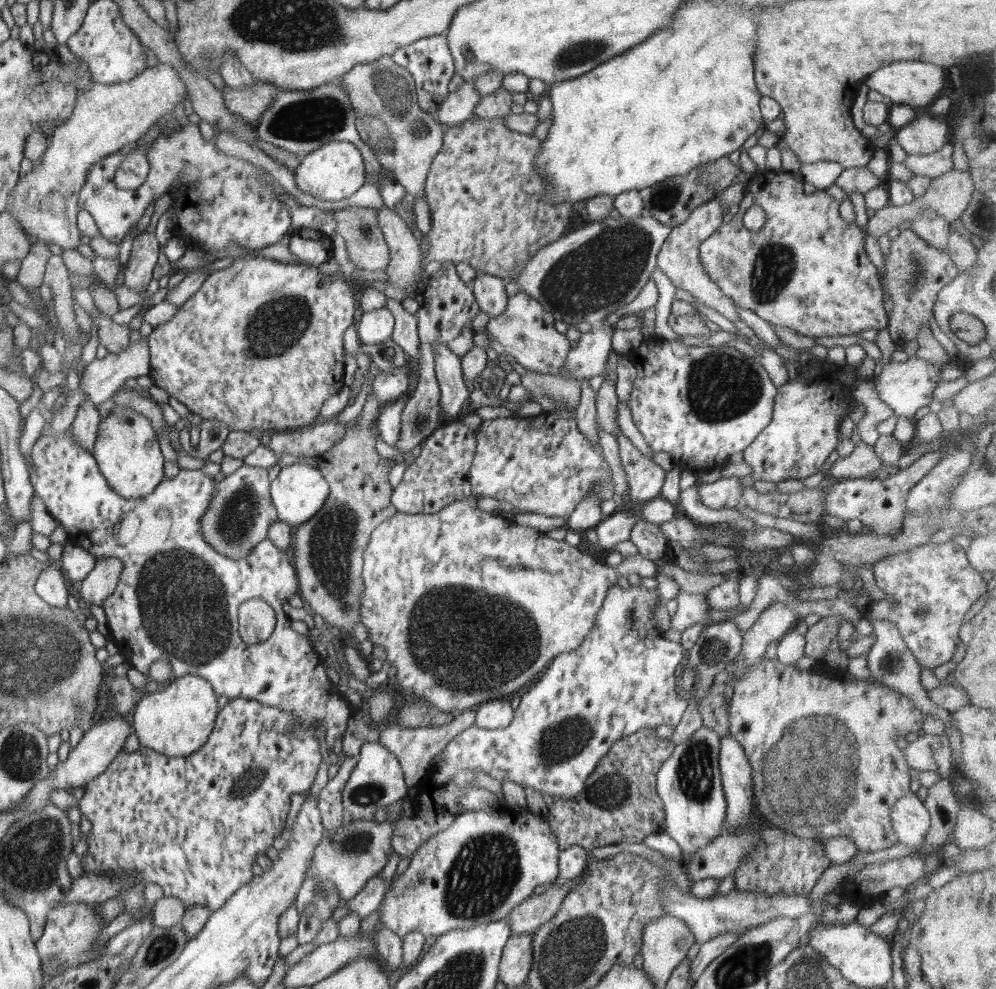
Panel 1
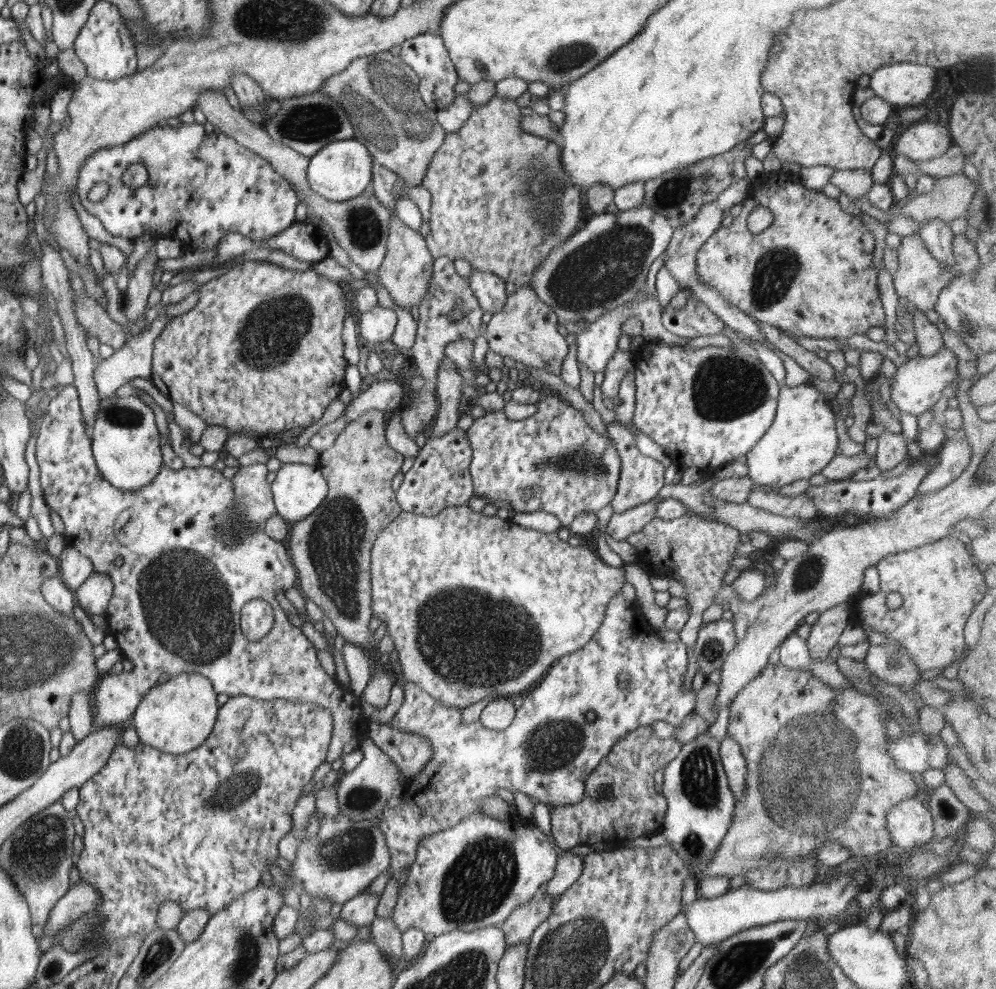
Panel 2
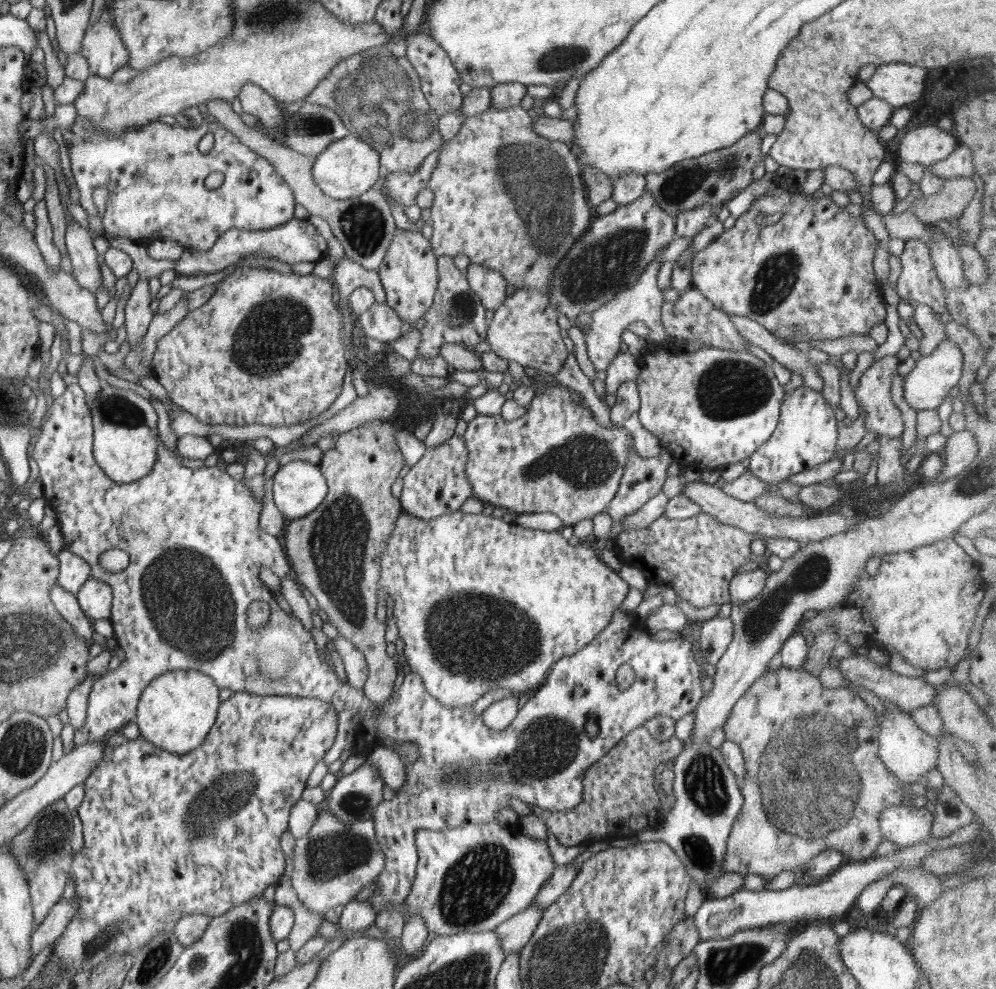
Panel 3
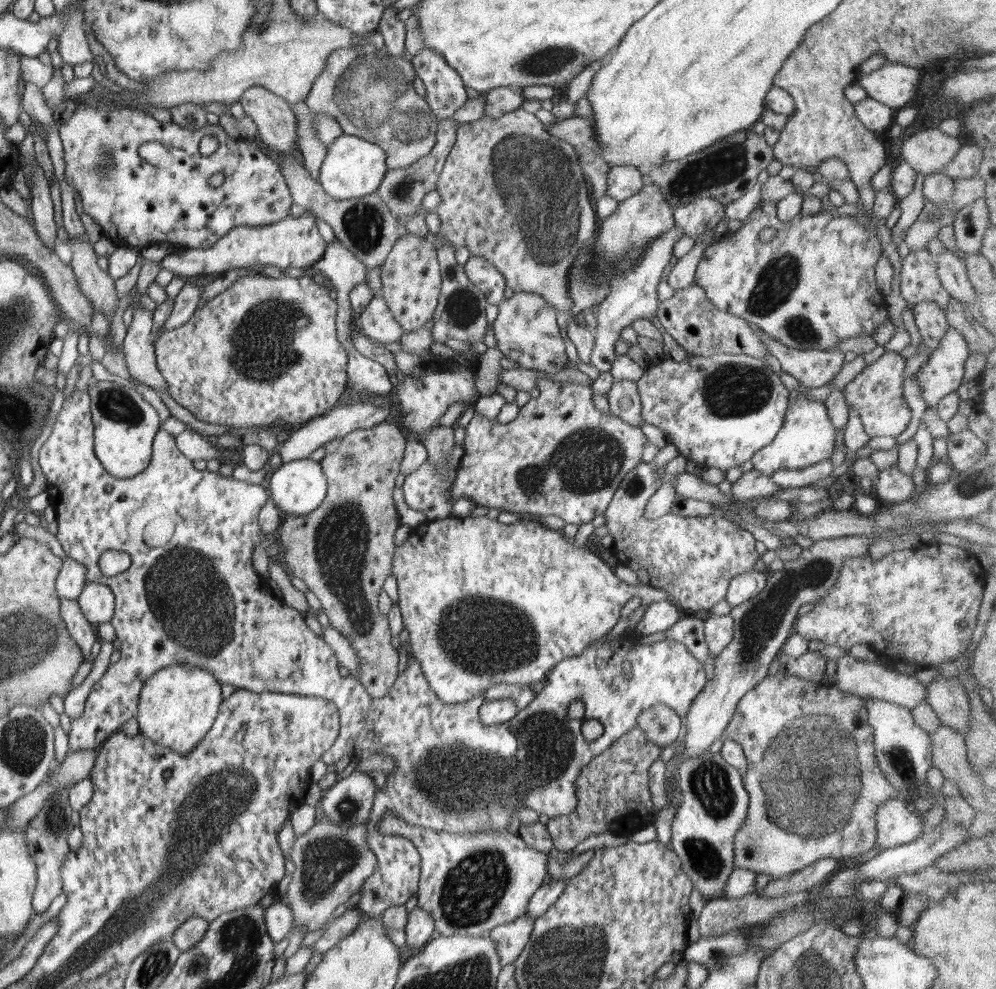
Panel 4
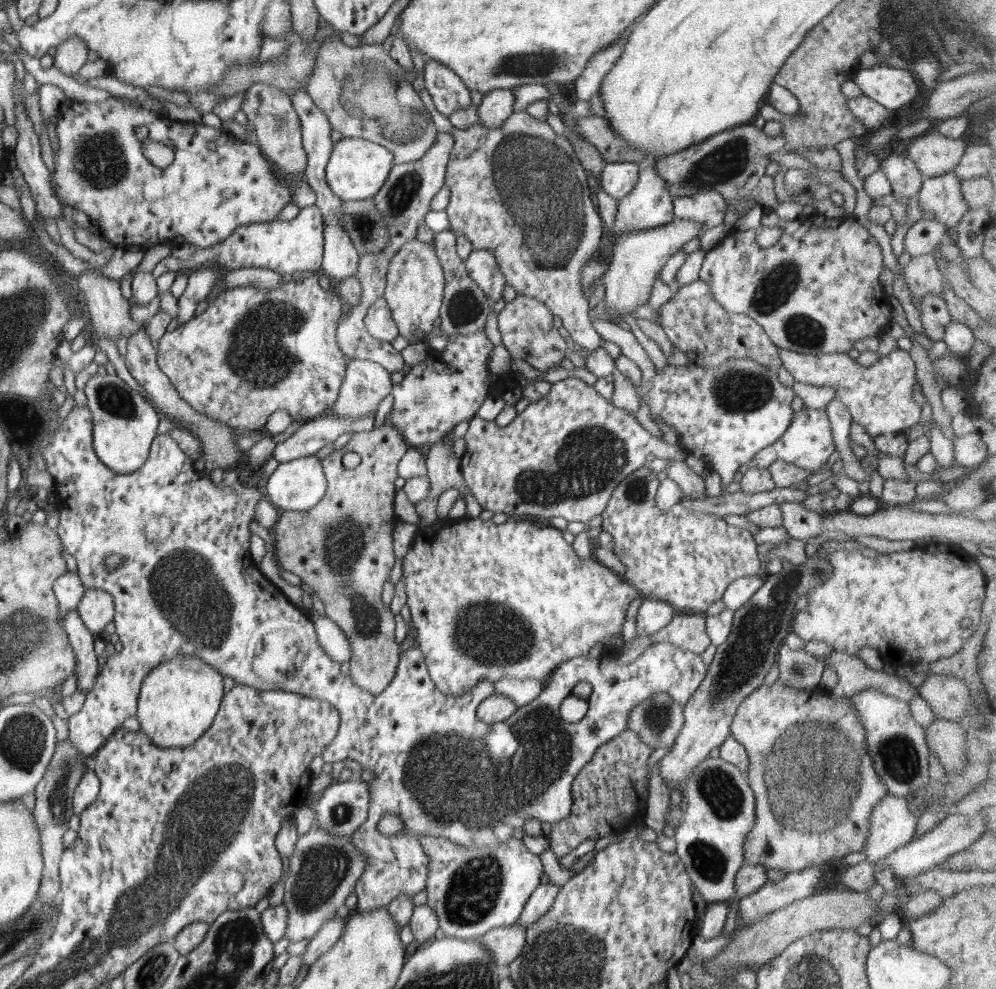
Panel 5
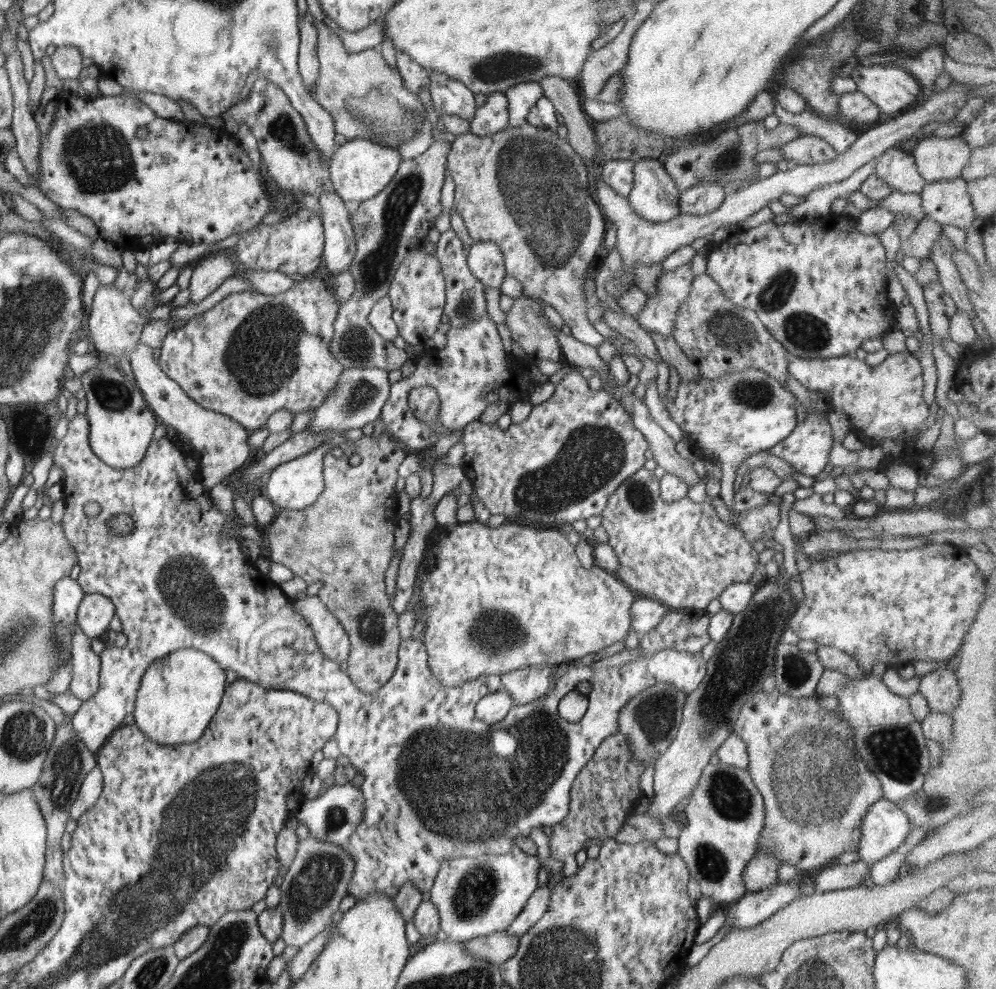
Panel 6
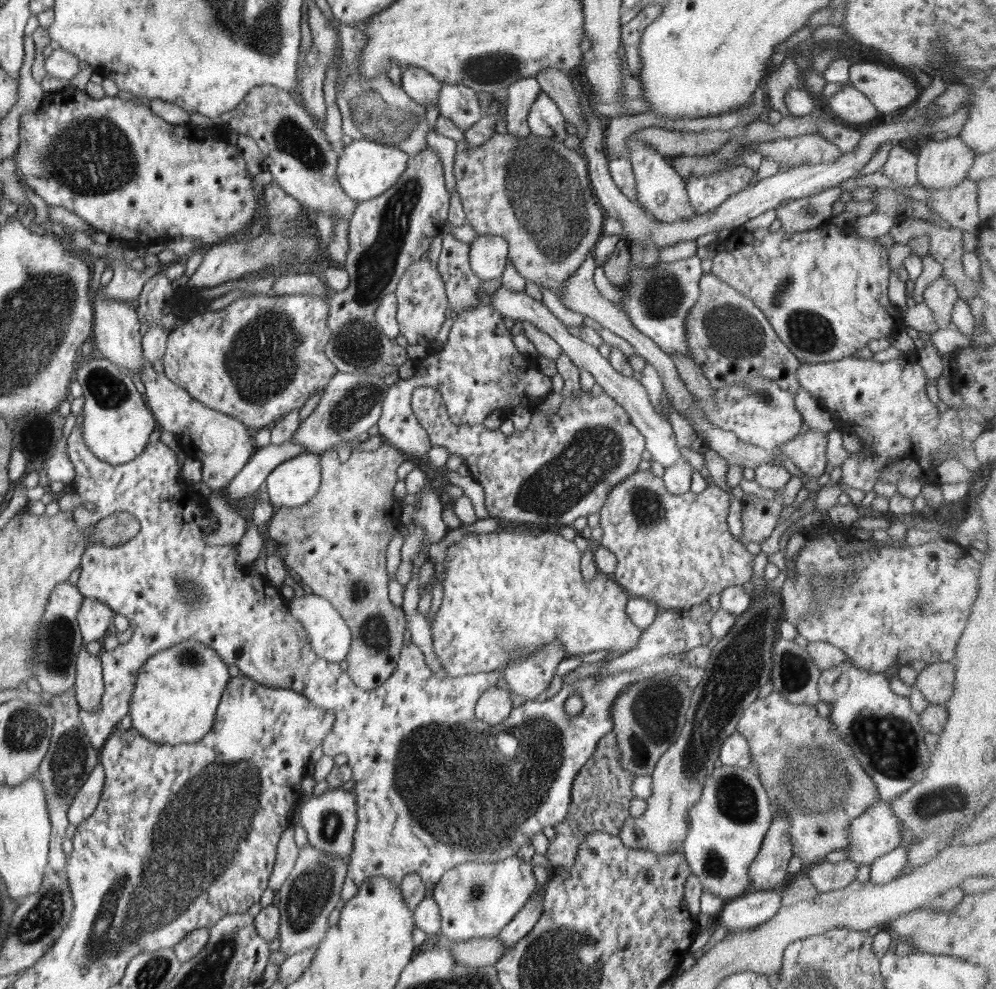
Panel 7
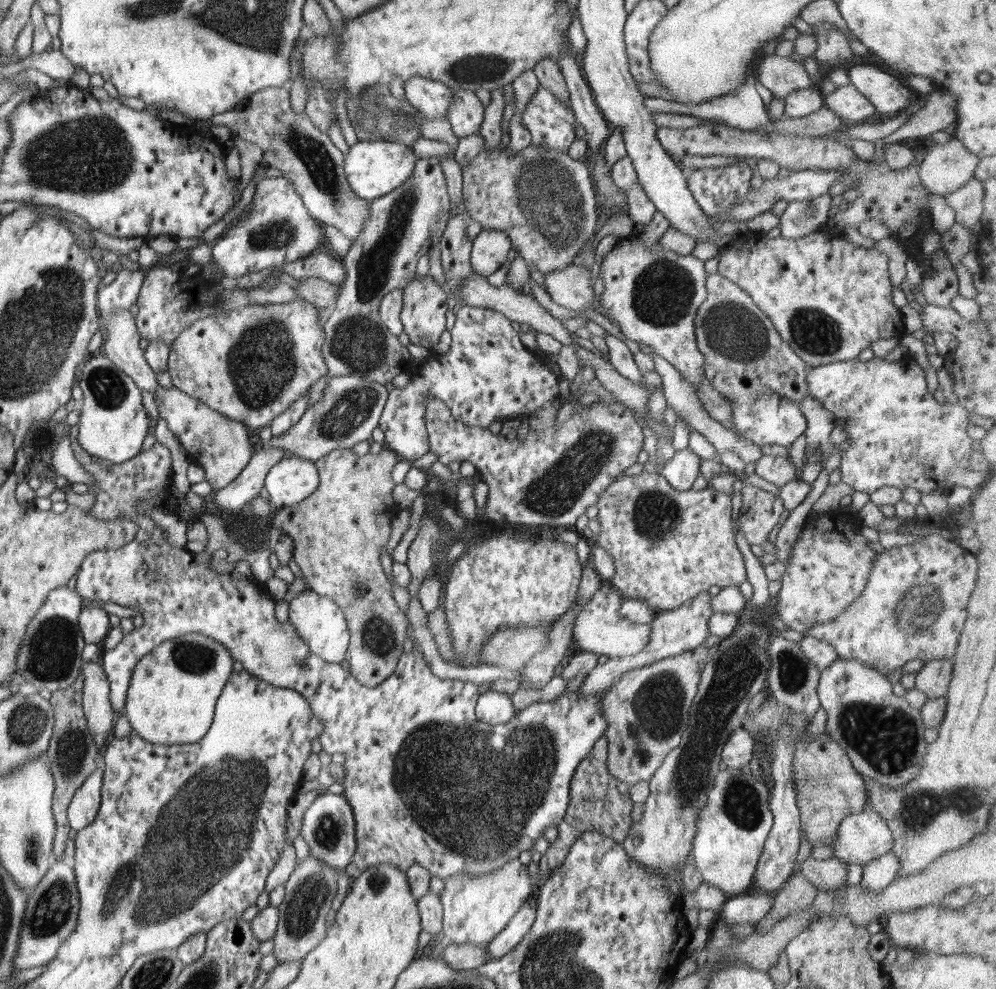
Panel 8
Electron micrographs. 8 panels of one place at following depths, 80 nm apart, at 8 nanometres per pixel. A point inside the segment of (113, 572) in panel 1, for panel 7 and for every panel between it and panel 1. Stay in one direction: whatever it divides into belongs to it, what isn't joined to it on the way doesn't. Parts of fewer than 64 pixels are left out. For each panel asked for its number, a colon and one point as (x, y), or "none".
2: (94, 594)
3: (95, 597)
4: (97, 602)
5: (96, 608)
6: (96, 610)
7: (94, 617)

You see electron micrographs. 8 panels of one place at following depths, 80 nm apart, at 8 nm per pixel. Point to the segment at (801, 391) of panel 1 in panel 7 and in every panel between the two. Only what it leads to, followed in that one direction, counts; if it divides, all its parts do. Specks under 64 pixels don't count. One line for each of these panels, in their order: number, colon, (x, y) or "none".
2: (802, 440)
3: (806, 434)
4: (808, 436)
5: (808, 443)
6: (807, 448)
7: (808, 451)

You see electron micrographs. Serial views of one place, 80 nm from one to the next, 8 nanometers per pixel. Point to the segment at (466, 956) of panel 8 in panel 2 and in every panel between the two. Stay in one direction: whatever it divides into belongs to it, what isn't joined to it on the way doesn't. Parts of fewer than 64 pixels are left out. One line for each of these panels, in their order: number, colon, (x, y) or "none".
2: (519, 927)
3: (514, 933)
4: (510, 939)
5: (505, 943)
6: (497, 948)
7: (478, 952)

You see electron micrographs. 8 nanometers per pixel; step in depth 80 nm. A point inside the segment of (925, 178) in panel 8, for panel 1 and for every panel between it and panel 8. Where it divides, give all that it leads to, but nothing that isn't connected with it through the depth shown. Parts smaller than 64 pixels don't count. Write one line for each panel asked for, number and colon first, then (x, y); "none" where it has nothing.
1: (926, 134)
2: (925, 140)
3: (925, 145)
4: (928, 152)
5: (934, 155)
6: (937, 158)
7: (945, 164)

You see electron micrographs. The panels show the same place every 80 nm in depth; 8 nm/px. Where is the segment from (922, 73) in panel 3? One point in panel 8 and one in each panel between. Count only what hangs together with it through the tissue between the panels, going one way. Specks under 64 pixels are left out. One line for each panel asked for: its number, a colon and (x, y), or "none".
4: (894, 84)
5: (892, 87)
6: (891, 89)
7: (888, 90)
8: (886, 92)

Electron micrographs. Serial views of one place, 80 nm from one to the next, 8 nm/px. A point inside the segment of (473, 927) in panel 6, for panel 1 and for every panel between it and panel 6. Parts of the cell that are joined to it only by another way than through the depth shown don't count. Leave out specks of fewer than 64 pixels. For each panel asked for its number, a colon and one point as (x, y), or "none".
1: (478, 869)
2: (473, 875)
3: (469, 879)
4: (469, 884)
5: (472, 890)

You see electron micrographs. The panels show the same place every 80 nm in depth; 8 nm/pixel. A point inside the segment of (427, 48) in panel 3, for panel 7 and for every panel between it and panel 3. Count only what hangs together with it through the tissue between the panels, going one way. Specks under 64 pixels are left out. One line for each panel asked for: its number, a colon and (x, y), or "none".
4: (446, 92)
5: (448, 92)
6: (451, 97)
7: (459, 103)

